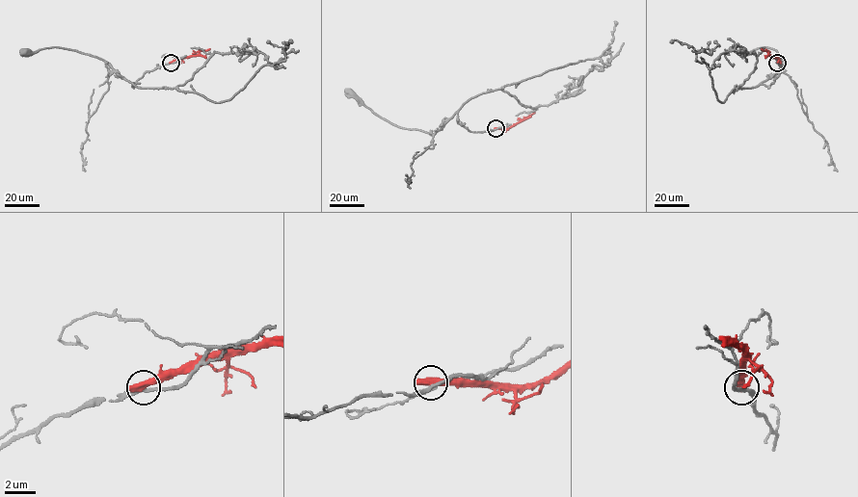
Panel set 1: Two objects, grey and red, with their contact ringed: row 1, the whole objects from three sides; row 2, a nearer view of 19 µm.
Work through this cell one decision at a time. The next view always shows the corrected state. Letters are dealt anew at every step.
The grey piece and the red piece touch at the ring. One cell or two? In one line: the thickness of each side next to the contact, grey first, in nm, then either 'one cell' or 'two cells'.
calibres 220 and 550 nm; two cells

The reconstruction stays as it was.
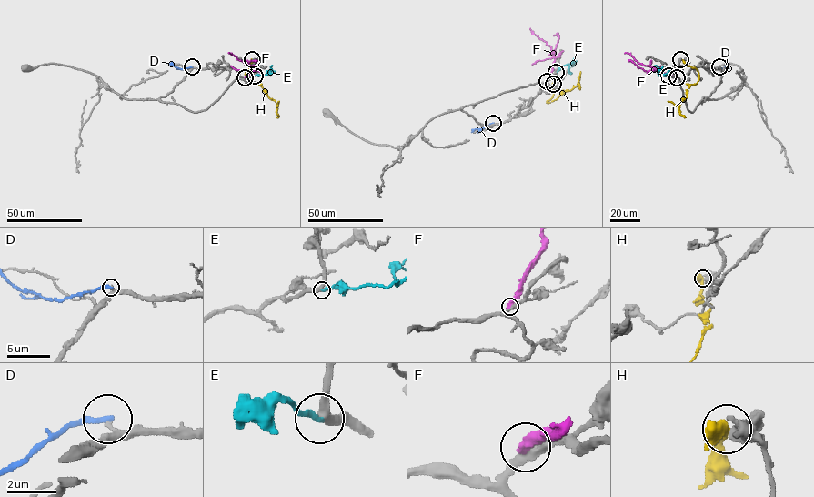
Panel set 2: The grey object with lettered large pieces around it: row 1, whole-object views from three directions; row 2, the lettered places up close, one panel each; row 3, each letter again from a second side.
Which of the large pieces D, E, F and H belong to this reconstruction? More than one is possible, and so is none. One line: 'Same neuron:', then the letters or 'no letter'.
Same neuron: E

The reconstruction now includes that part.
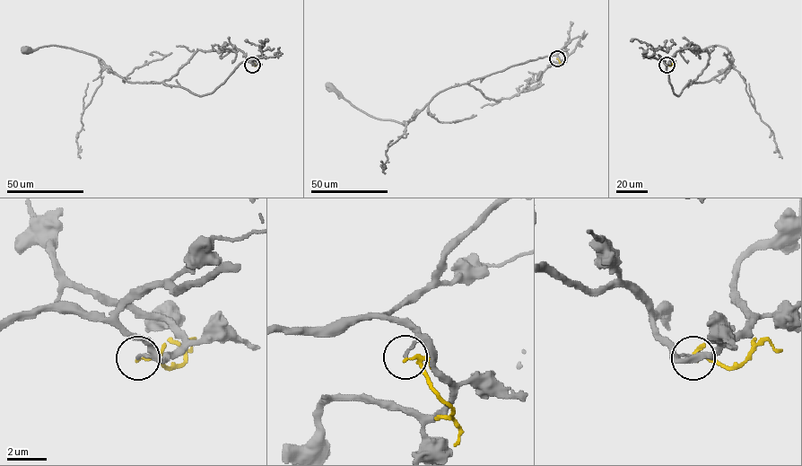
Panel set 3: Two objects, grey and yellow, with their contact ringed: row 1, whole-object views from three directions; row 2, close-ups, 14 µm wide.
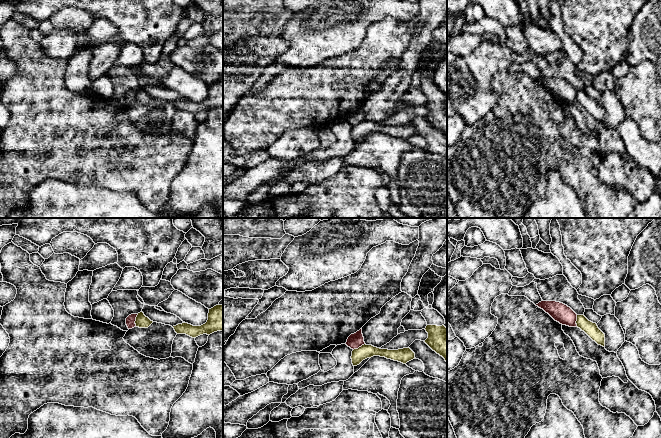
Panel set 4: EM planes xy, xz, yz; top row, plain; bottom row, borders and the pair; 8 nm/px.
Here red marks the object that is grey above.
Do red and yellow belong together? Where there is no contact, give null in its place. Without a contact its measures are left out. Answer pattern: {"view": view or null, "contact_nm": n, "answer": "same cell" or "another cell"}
{"view": "xy", "contact_nm": 110, "answer": "another cell"}

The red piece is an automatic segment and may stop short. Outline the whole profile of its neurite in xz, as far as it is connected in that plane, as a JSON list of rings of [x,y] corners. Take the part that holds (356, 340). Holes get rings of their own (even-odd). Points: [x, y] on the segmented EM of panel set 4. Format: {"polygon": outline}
{"polygon": [[[362,328],[359,331],[357,331],[356,333],[351,334],[348,337],[347,342],[346,342],[346,345],[353,350],[358,349],[359,347],[361,347],[364,344],[365,344],[365,342],[364,342],[364,337],[362,334]]]}

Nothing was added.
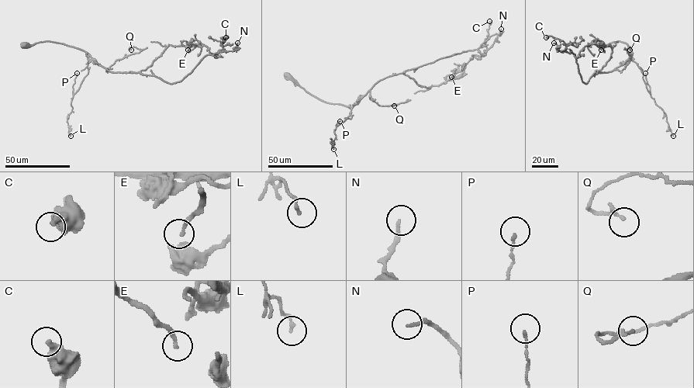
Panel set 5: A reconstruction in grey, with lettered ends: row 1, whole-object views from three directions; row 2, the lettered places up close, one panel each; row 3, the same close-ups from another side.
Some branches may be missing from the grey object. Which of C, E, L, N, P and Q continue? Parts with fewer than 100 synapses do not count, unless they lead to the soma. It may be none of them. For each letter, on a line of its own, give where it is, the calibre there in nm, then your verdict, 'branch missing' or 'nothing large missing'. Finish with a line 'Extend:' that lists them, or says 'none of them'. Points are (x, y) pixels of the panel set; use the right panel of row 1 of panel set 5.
C: (546, 37) | 340 nm | nothing large missing
E: (601, 50) | 200 nm | nothing large missing
L: (673, 136) | 160 nm | nothing large missing
N: (554, 43) | 170 nm | nothing large missing
P: (645, 73) | 120 nm | nothing large missing
Q: (630, 50) | 160 nm | nothing large missing
Extend: none of them

